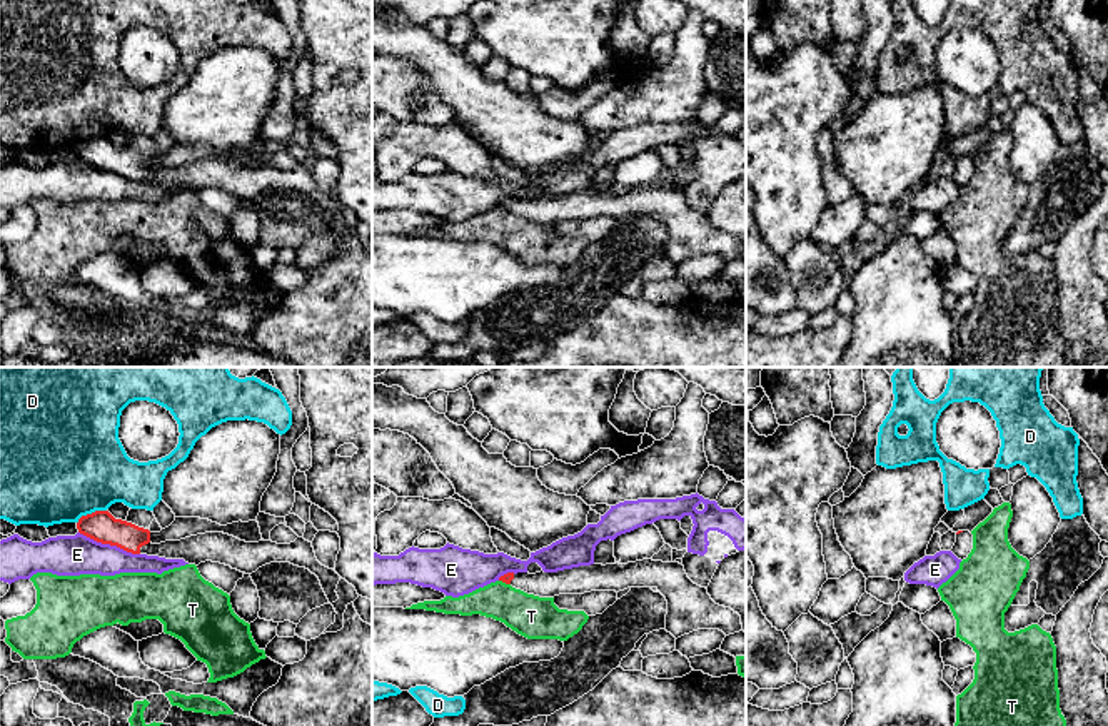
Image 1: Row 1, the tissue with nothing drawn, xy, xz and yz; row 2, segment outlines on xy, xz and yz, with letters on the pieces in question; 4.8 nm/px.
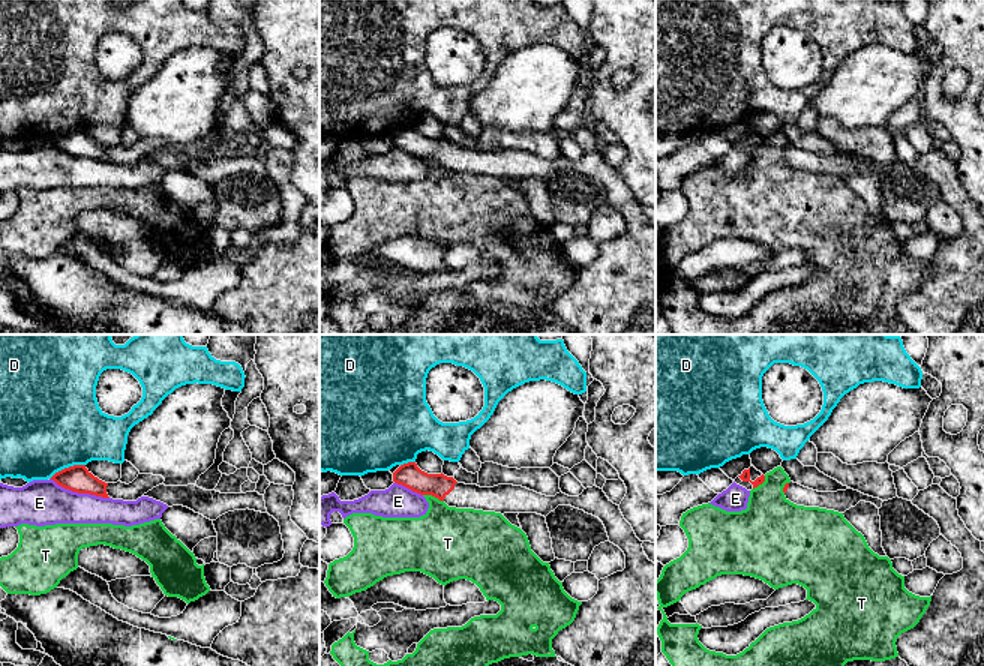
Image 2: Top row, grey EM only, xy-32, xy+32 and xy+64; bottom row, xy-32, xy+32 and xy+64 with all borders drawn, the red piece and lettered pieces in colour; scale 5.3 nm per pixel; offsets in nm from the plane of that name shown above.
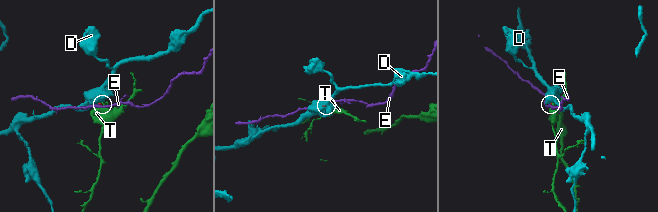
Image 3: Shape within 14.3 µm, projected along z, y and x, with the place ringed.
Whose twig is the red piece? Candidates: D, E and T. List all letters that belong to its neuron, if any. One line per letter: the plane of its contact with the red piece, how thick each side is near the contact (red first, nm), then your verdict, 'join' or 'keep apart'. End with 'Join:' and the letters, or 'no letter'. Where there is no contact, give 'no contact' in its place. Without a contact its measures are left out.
D: xy | 150/500 nm | keep apart
E: xy | 150/190 nm | keep apart
T: xz | 50/200 nm | keep apart
Join: no letter

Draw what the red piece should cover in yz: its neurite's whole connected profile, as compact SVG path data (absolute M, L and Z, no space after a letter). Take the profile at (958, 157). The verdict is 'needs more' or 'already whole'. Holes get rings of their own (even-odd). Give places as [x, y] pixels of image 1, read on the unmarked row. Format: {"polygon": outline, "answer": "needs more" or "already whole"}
{"polygon": "M958 157L956 159L956 169L951 175L951 179L958 184L958 185L966 185L968 180L973 175L973 160L970 157Z", "answer": "needs more"}

